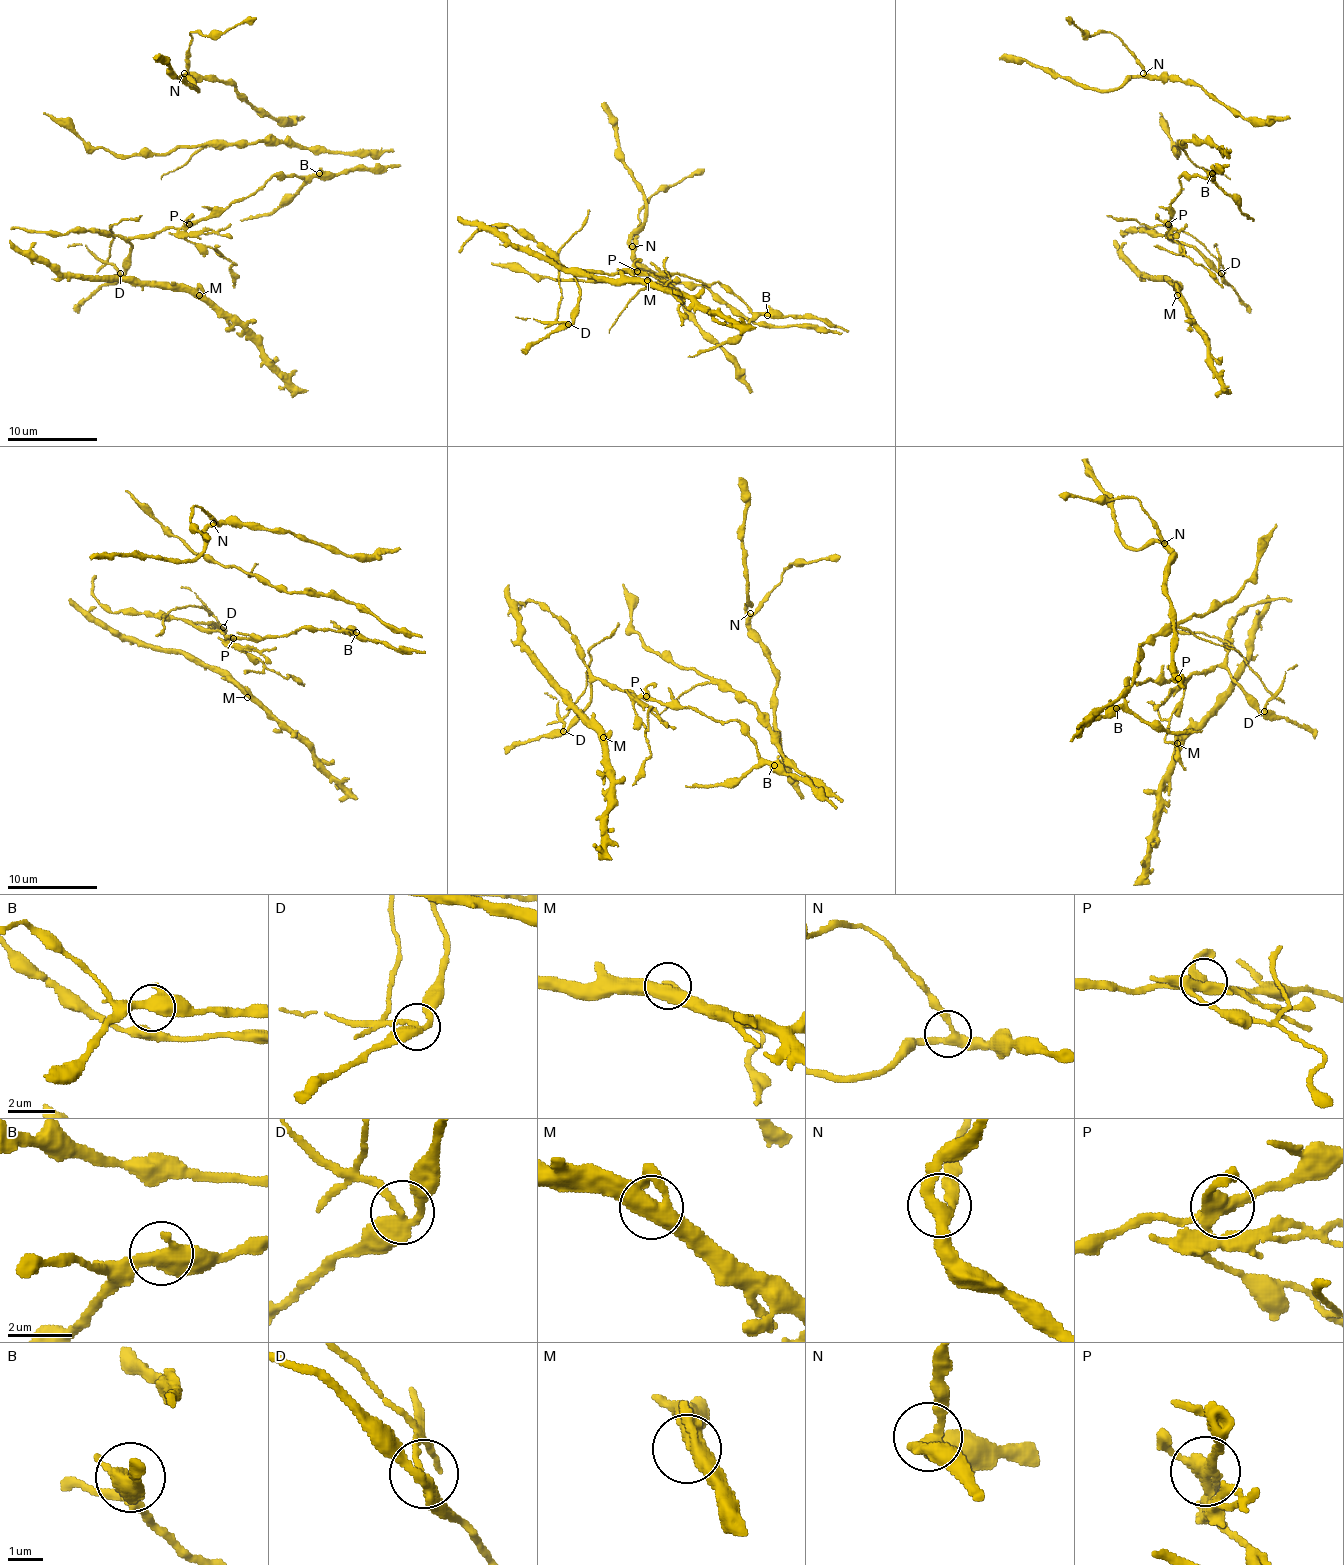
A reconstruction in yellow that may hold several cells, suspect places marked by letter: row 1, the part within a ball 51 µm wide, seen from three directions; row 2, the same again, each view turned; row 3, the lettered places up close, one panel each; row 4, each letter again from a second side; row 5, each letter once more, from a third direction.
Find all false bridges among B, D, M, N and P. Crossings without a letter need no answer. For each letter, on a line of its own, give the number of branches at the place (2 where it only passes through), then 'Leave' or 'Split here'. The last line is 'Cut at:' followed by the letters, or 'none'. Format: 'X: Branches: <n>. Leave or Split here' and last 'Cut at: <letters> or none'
B: Branches: 3. Leave
D: Branches: 3. Split here
M: Branches: 3. Leave
N: Branches: 3. Leave
P: Branches: 3. Split here
Cut at: D, P

